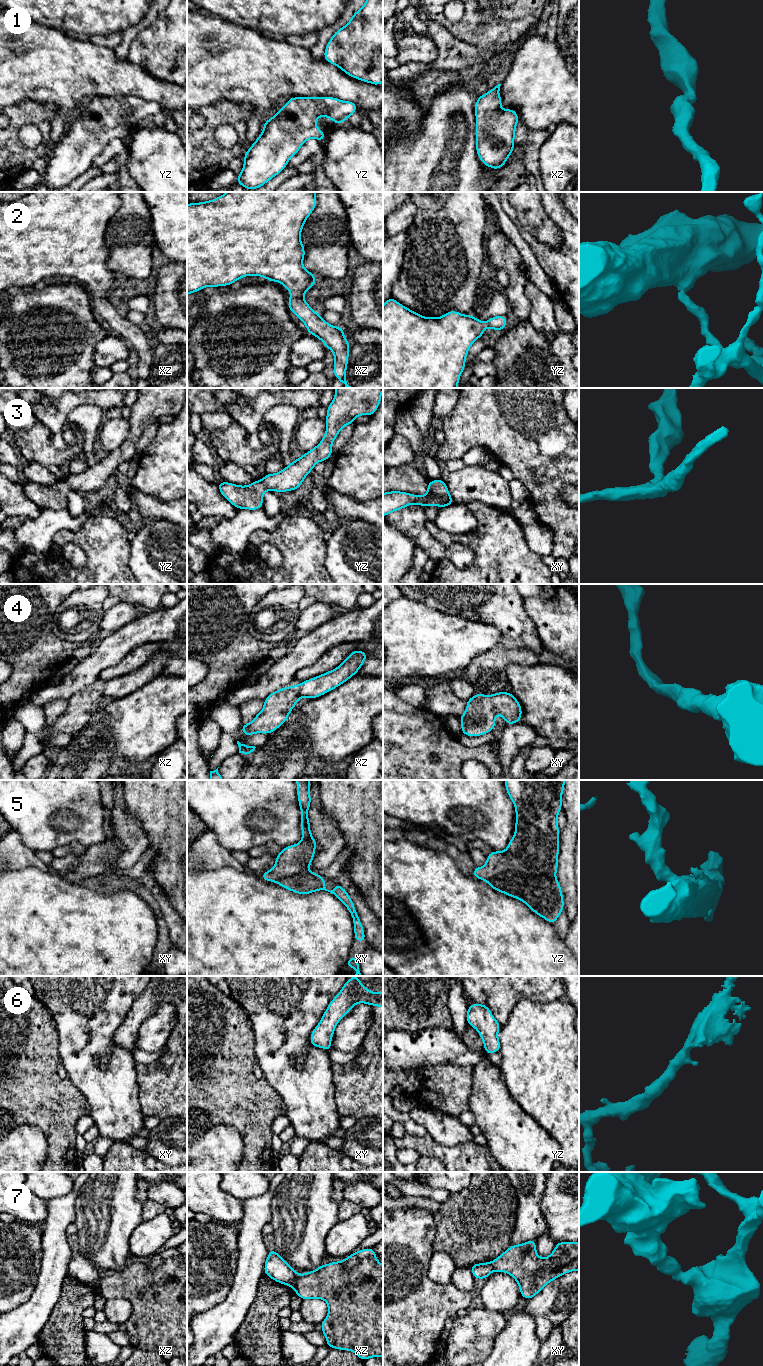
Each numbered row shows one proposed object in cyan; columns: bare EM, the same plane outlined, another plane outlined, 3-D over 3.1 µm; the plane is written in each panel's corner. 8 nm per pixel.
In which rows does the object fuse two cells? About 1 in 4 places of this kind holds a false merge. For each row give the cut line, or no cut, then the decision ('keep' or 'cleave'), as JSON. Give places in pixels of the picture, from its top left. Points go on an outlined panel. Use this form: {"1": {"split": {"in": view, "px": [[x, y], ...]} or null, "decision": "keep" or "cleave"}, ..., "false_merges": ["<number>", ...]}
{"1": {"split": null, "decision": "keep"}, "2": {"split": null, "decision": "keep"}, "3": {"split": null, "decision": "keep"}, "4": {"split": null, "decision": "keep"}, "5": {"split": null, "decision": "keep"}, "6": {"split": null, "decision": "keep"}, "7": {"split": {"in": "xz", "px": [[298, 1275], [293, 1287]]}, "decision": "cleave"}, "false_merges": ["7"]}

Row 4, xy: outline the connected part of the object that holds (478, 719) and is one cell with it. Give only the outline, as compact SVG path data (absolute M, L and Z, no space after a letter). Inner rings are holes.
M496 692L492 695L476 693L467 701L461 722L461 733L470 737L482 736L493 731L495 715L501 715L506 725L520 722L522 708L512 692Z

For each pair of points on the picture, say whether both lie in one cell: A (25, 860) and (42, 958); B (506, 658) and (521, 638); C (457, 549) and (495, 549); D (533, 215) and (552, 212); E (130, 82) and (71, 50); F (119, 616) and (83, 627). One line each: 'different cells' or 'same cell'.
A: different cells
B: different cells
C: different cells
D: different cells
E: same cell
F: different cells

